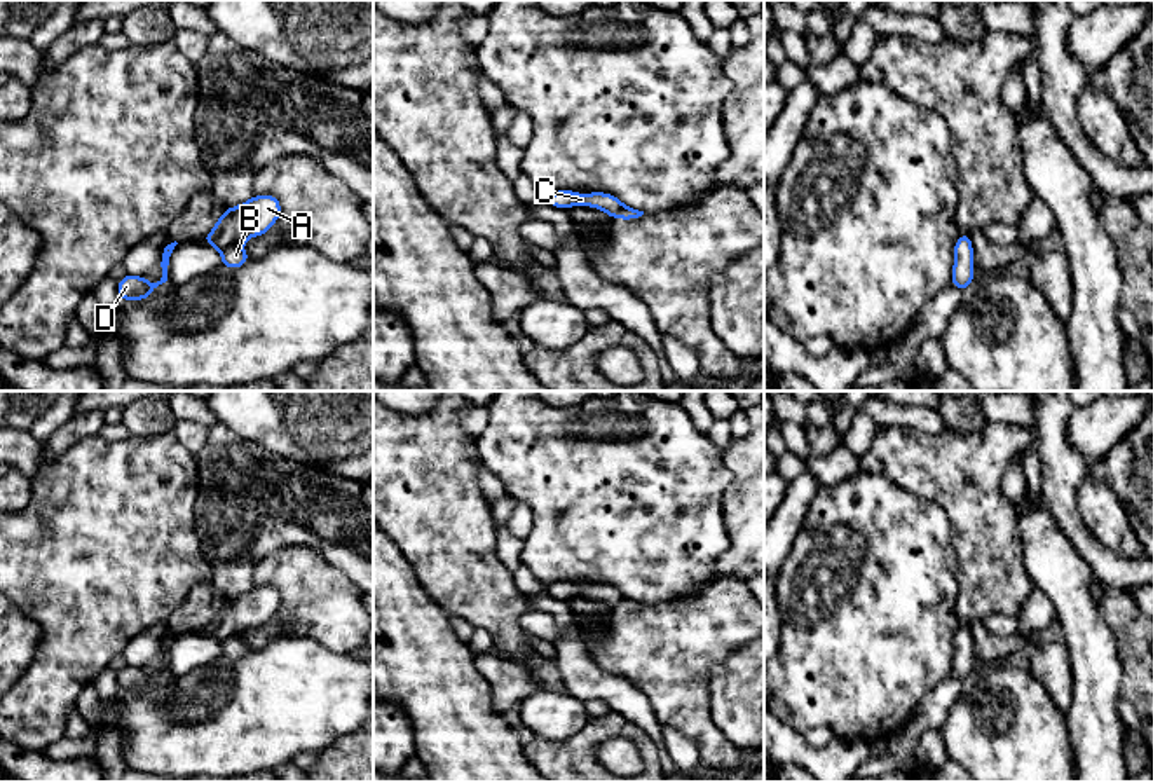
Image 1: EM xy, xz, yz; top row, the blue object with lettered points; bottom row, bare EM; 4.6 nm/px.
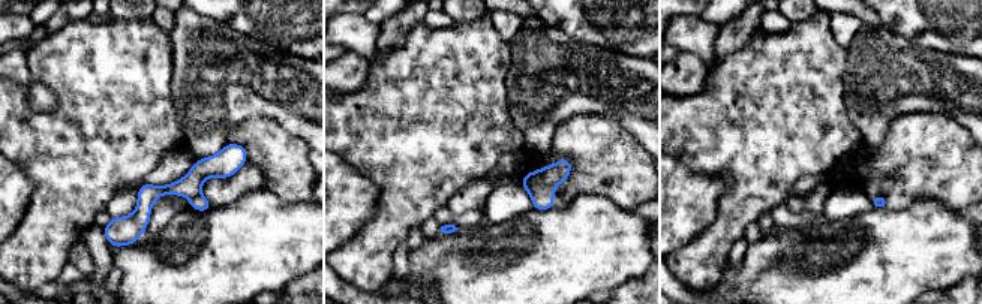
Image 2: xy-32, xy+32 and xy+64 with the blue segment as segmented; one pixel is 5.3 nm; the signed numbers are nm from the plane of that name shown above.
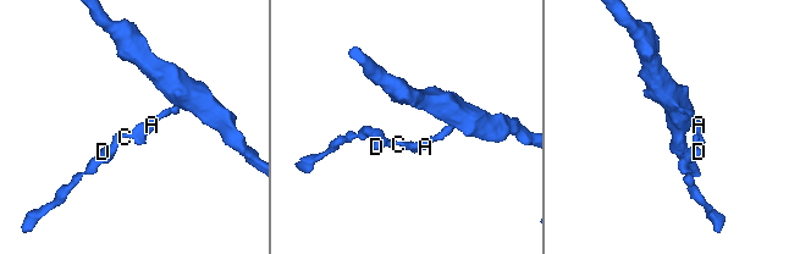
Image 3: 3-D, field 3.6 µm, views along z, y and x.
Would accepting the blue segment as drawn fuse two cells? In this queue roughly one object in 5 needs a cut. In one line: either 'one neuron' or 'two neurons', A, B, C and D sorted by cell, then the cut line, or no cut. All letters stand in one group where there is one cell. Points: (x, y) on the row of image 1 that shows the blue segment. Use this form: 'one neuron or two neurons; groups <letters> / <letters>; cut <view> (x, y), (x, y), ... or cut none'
one neuron; groups A B C D; cut none

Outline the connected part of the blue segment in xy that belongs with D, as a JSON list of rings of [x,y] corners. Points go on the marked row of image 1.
[[[171,243],[164,248],[162,253],[162,278],[157,283],[148,283],[143,276],[133,276],[127,274],[117,283],[119,297],[120,300],[145,300],[148,298],[154,290],[167,281],[167,265],[169,265],[169,257],[178,243]]]

